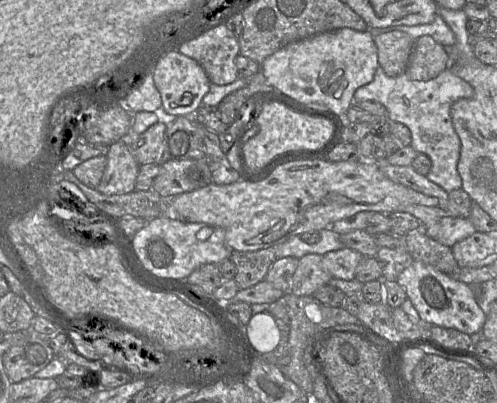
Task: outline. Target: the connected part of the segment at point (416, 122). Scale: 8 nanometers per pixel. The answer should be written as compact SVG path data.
M378 66L373 80L358 88L354 92L353 100L378 102L386 108L387 119L390 122L406 126L411 133L410 146L431 160L431 169L426 178L449 193L462 187L462 180L457 172L461 142L453 127L450 109L457 100L471 98L473 95L473 87L453 74L450 69L445 69L429 81L413 81L405 73L389 77Z

